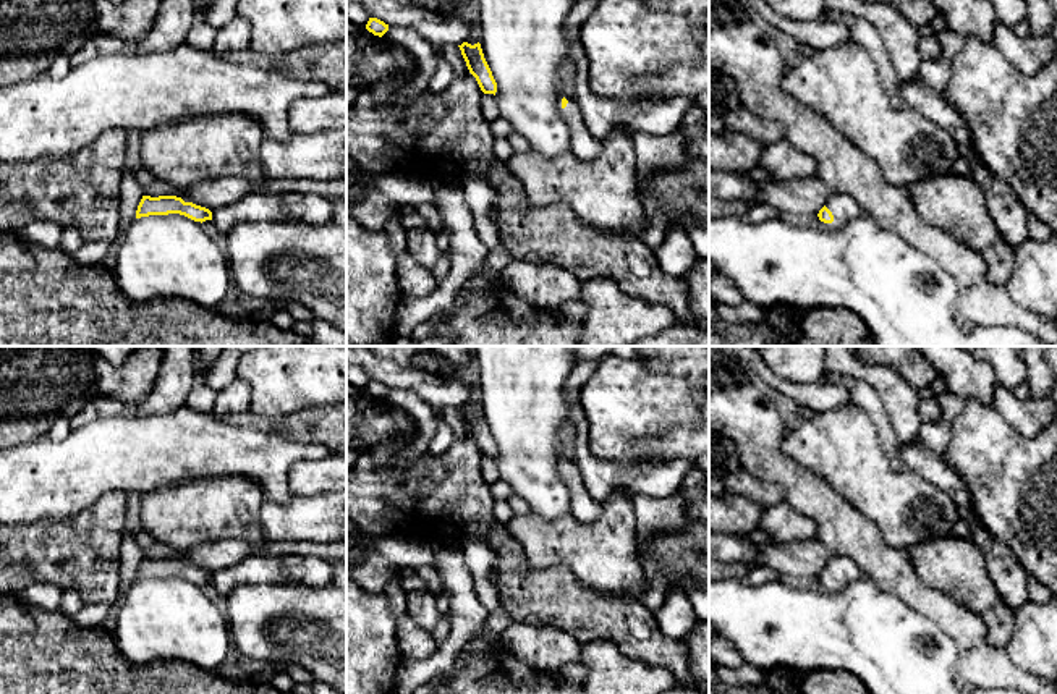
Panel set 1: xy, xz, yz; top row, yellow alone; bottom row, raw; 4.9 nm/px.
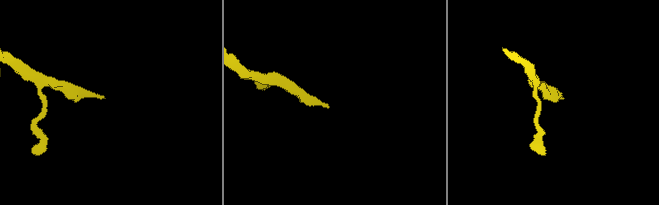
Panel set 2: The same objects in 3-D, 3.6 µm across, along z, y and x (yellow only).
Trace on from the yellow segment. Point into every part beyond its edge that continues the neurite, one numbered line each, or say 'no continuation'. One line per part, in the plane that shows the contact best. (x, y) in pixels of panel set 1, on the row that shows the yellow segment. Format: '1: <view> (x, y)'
1: yz (844, 207)

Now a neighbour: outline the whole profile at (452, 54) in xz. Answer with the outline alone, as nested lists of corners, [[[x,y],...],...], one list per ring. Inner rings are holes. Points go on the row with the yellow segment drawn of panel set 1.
[[[444,45],[439,49],[439,52],[444,55],[447,63],[452,66],[455,78],[465,76],[469,73],[458,45]]]

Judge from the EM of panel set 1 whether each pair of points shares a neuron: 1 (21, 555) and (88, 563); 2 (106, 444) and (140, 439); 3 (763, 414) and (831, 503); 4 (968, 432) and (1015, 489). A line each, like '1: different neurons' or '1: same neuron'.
1: same neuron
2: same neuron
3: same neuron
4: same neuron

